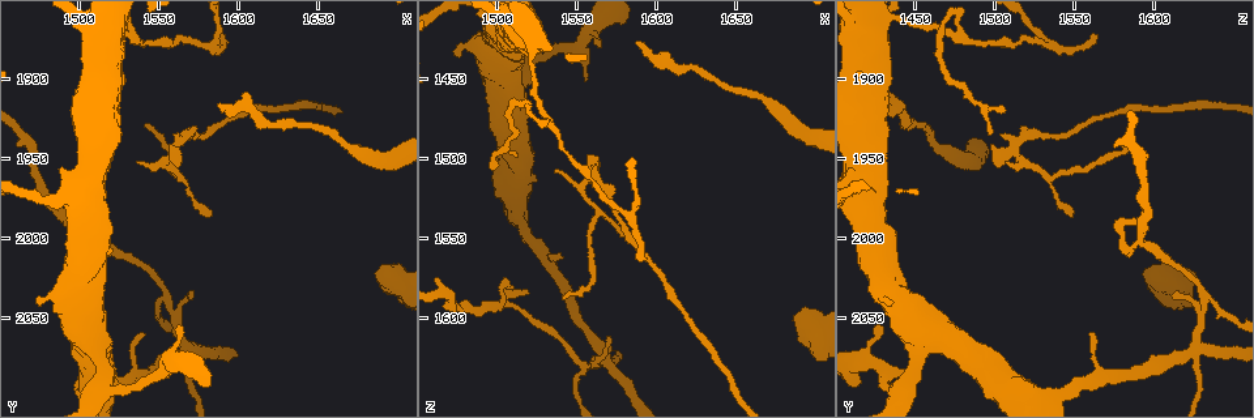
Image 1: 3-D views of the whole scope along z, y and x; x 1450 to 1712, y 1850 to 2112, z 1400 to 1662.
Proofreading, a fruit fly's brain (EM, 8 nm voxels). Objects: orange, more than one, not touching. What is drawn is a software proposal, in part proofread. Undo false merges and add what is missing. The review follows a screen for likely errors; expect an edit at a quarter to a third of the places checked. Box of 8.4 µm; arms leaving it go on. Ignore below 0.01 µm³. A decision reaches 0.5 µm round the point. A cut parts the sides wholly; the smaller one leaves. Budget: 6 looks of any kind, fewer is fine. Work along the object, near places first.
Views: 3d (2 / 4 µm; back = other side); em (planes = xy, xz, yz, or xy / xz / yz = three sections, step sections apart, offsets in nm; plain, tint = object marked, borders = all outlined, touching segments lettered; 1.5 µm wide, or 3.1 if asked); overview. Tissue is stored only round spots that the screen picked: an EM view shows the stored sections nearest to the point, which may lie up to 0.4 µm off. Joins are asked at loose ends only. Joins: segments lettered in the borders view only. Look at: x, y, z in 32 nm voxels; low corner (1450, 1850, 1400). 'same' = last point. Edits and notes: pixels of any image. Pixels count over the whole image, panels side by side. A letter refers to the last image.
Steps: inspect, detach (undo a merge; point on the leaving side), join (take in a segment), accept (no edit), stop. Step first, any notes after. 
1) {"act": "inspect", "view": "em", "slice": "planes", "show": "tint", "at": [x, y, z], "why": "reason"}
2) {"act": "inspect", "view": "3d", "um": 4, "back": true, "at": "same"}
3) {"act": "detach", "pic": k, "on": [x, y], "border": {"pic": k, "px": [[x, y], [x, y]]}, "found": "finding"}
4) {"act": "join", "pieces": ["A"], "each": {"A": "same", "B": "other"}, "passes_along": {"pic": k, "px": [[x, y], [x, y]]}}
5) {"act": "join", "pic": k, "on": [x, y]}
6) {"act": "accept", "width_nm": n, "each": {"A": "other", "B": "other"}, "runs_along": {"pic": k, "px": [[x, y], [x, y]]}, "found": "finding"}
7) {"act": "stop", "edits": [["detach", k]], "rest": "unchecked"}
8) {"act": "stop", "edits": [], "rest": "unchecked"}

{"act": "inspect", "view": "em", "slice": "yz", "step": 4, "show": "tint", "at": [1568, 2070, 1626]}

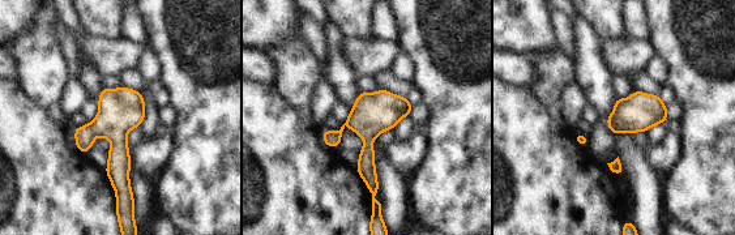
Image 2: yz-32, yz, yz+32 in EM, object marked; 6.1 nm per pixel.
{"act": "inspect", "view": "em", "slice": "planes", "show": "borders", "at": "same"}

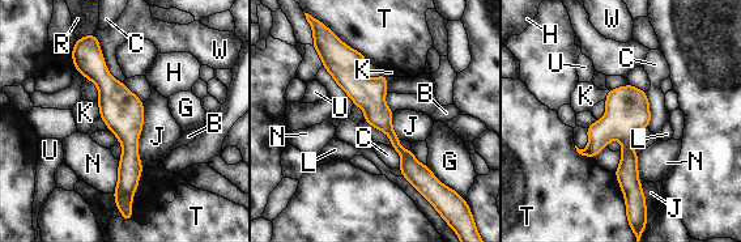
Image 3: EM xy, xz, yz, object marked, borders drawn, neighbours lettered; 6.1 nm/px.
{"act": "accept", "longest_contact_nm": ["J", 420], "each": {"B": "other", "C": "other", "G": "other", "H": "other", "J": "other", "K": "other", "L": "other", "N": "other", "R": "other", "T": "other", "U": "other", "W": "other"}, "border": {"pic": 3, "px": [[141, 102], [137, 156], [143, 169]]}, "found": "continuous, no second neuron"}

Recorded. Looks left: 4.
{"act": "inspect", "view": "3d", "um": 2, "at": [1498, 1918, 1506], "why": "tapers out"}

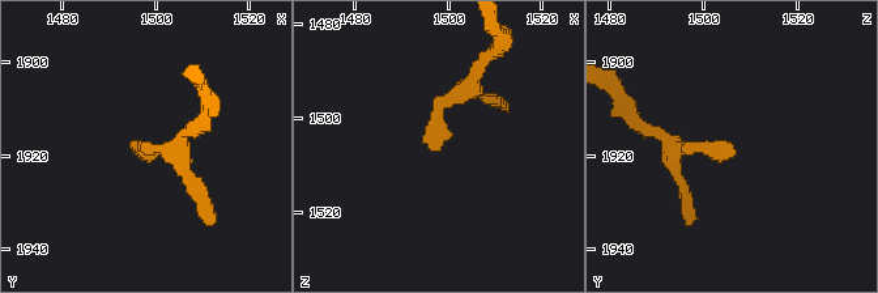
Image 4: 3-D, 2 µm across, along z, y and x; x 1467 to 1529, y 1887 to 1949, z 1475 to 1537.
{"act": "inspect", "view": "em", "slice": "planes", "show": "borders", "at": [1497, 1920, 1507]}

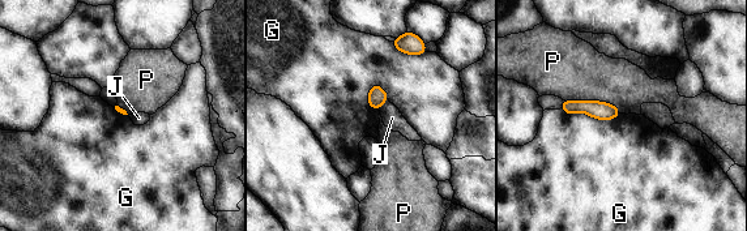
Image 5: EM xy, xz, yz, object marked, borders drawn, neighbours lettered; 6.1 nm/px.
{"act": "accept", "each": {"G": "other", "J": "other", "P": "other"}, "runs_along": {"pic": 5, "px": [[564, 107], [592, 107], [615, 112]]}, "found": "none of them fits"}

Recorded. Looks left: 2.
{"act": "inspect", "view": "em", "slice": "planes", "show": "tint", "at": [1478, 2040, 1436], "why": "an open end"}

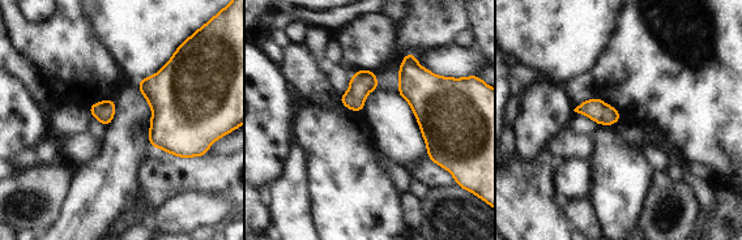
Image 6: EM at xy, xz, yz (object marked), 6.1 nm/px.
{"act": "inspect", "view": "em", "slice": "planes", "show": "borders", "at": "same"}

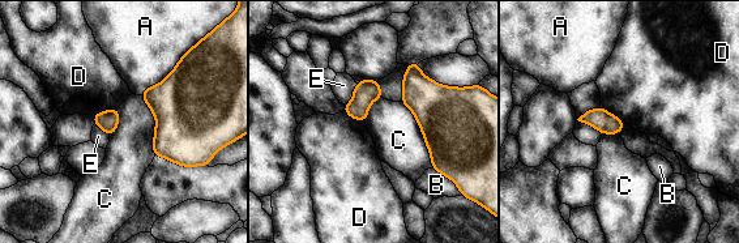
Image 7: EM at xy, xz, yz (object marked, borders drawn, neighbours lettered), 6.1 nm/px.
{"act": "accept", "each": {"A": "other", "B": "other", "C": "other", "D": "other", "E": "other"}, "found": "no lettered segment goes on from it"}

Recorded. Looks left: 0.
{"act": "stop", "edits": [], "rest": "unchecked"}

